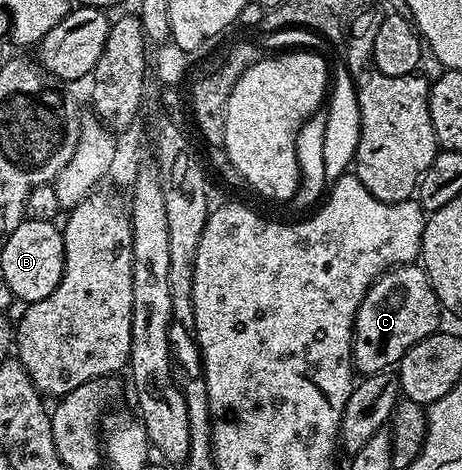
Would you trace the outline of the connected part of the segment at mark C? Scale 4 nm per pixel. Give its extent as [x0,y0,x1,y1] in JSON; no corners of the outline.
[354,265,442,376]

